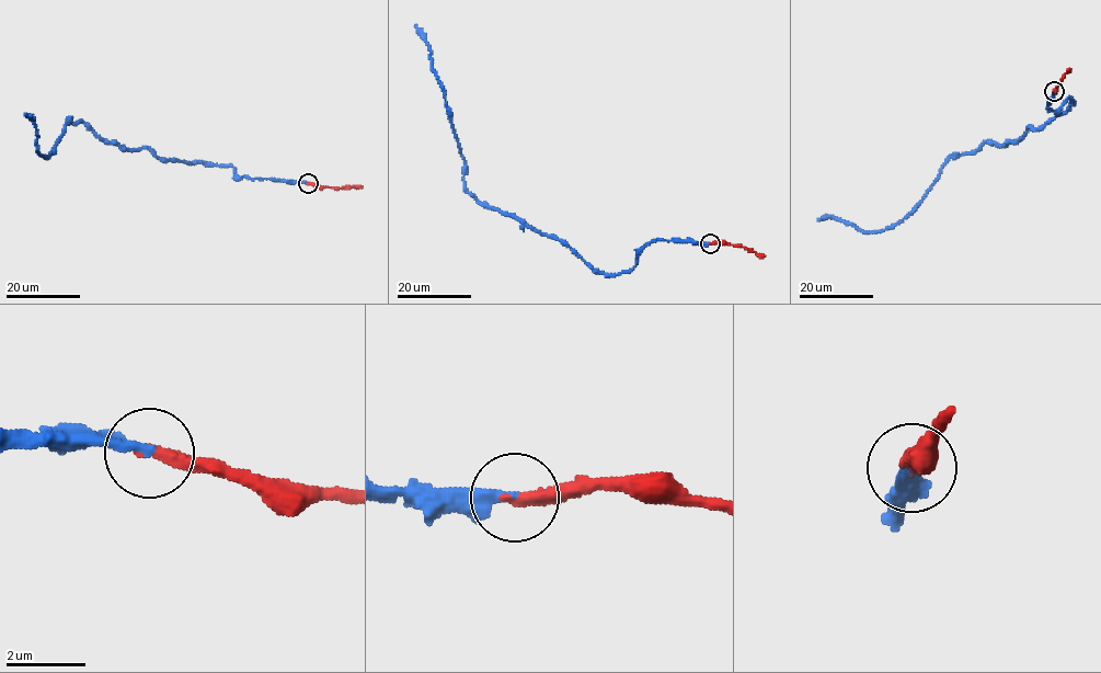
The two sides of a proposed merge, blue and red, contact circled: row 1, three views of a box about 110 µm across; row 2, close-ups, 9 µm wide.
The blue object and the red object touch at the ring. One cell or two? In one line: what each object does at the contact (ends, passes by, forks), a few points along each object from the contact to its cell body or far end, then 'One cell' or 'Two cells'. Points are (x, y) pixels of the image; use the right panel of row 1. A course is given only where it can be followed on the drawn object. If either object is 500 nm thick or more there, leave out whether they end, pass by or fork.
At the ring blue ends. At the ring red ends. Course of blue: (1054, 91), (1047, 111), (1069, 98), (1069, 107), (1005, 147), (954, 154), (895, 225), (861, 230), (816, 218). Course of red: (1054, 91), (1069, 68). One cell

